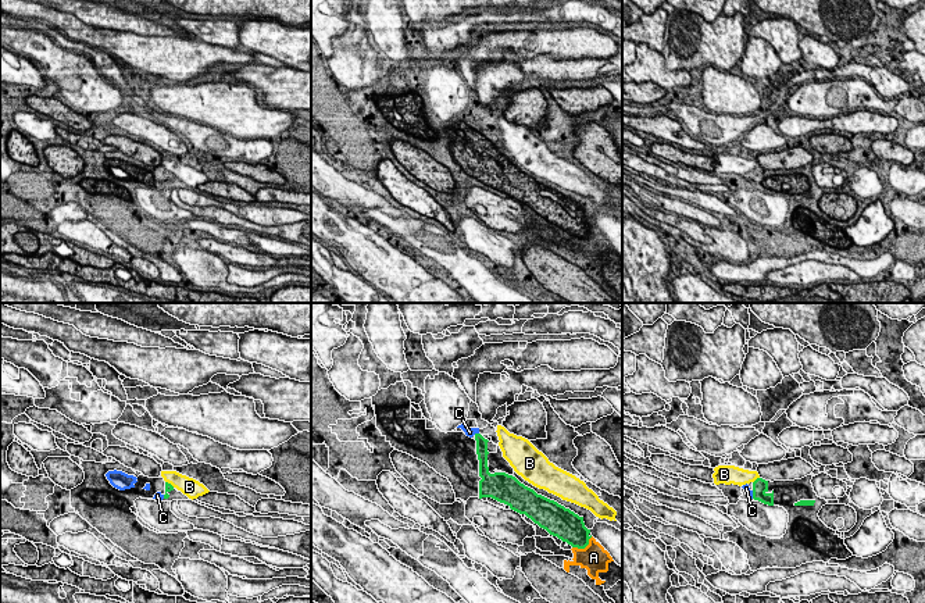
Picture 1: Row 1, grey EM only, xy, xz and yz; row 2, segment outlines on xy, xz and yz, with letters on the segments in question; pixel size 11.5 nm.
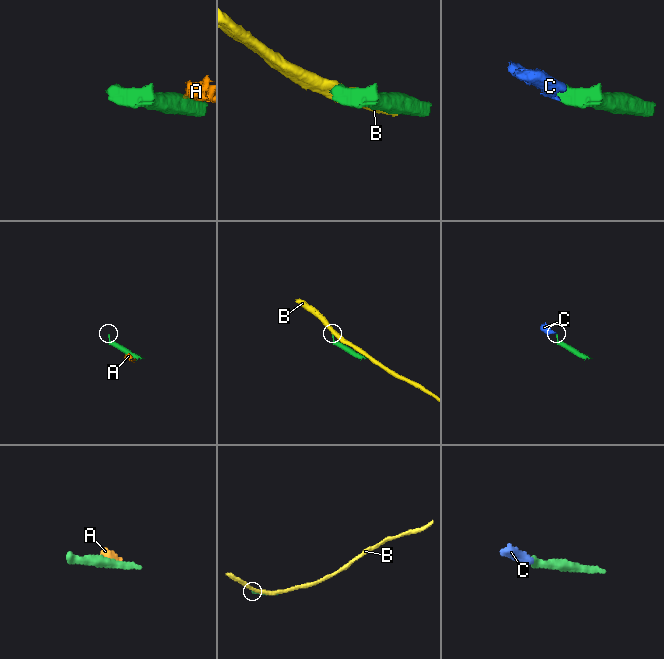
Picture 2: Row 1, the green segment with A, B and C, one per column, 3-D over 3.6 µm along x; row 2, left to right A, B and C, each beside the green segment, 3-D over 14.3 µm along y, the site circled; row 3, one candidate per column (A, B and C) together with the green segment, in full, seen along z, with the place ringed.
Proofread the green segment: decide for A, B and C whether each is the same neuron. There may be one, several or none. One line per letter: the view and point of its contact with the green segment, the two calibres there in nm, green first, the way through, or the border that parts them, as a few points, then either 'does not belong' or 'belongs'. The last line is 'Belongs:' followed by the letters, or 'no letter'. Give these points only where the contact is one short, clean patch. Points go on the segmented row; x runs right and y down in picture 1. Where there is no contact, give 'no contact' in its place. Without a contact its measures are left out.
A: meets green in xz at (584, 548); 300 nm thick on the green side, 320 nm on the other; does not belong
B: meets green in yz at (756, 480); 180 nm thick on the green side, 200 nm on the other; does not belong
C: meets green in xz at (475, 434); 130 nm thick on the green side, 100 nm on the other; runs through xz (482, 452), (481, 441), (475, 434), (470, 432); belongs
Belongs: C

